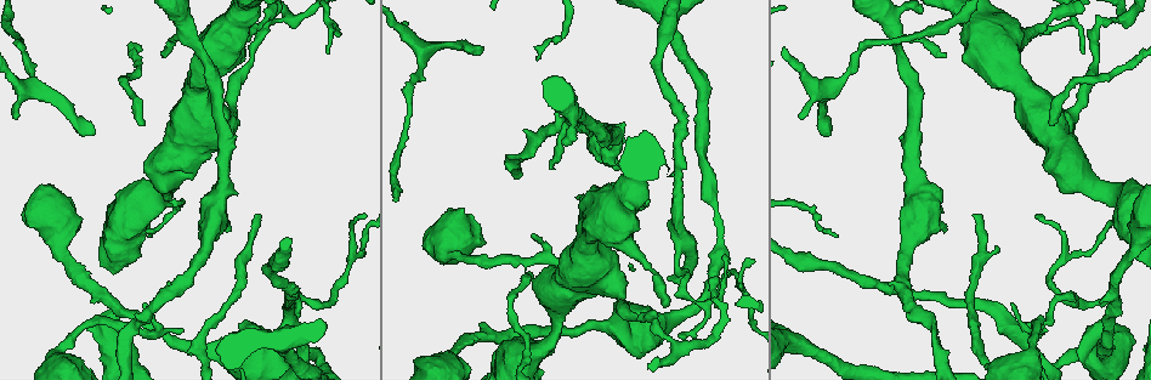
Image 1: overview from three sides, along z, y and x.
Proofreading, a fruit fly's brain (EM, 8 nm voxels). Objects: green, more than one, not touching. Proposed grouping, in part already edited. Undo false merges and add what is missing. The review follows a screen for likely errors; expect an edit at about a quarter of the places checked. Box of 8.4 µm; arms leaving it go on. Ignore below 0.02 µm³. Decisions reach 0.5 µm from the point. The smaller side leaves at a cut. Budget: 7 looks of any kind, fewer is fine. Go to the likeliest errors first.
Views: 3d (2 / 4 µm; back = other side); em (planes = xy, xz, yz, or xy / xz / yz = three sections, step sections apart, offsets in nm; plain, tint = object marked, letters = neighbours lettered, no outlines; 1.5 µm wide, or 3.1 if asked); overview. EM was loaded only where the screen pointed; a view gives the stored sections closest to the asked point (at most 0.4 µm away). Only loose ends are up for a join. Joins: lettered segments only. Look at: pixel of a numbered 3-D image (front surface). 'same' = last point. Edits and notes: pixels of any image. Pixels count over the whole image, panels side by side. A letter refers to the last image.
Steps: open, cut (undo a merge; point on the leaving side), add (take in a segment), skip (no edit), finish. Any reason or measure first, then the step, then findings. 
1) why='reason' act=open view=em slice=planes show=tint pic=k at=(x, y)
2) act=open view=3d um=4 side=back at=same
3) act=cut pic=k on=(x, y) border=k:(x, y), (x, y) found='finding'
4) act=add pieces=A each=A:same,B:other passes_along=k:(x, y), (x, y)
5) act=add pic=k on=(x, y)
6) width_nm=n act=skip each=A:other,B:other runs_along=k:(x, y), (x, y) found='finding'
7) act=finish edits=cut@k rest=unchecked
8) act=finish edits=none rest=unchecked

why='free end' act=open view=3d um=2 pic=1 at=(183, 330)

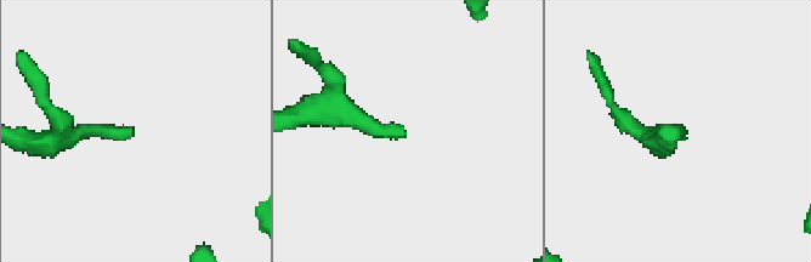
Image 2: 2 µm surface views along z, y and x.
why='now the EM' act=open view=em slice=planes show=letters pic=2 at=(129, 128)

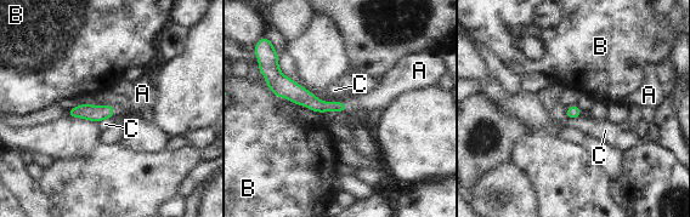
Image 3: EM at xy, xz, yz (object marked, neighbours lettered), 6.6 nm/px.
act=add pieces=A each=A:same,B:other,C:other passes_along=3:(94, 113), (113, 112), (142, 93) found='the neuron continues'

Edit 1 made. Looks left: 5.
why='redraw' act=open view=overview

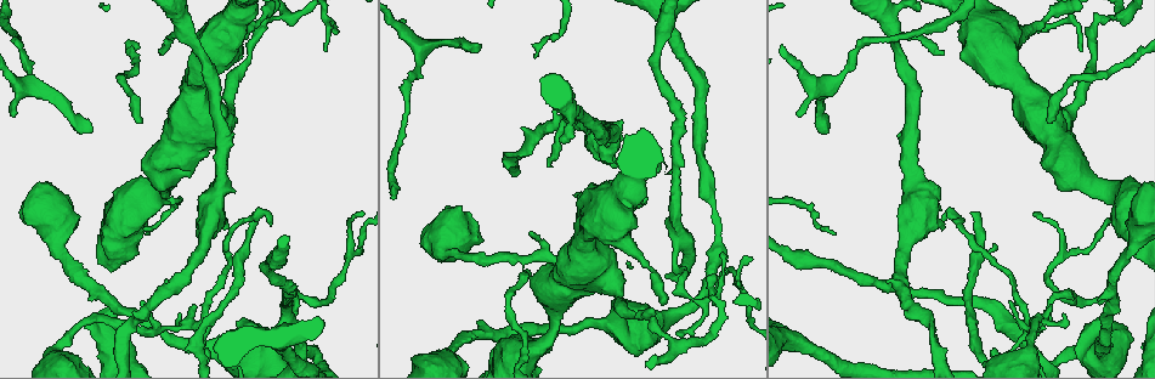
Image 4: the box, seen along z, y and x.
why='an open end' act=open view=em slice=yz step=4 show=letters pic=4 at=(548, 165)

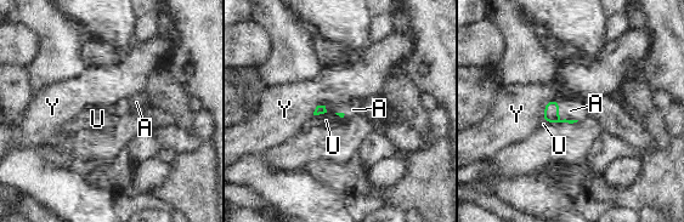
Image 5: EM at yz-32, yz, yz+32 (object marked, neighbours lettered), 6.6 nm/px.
act=open view=em slice=planes show=letters at=same

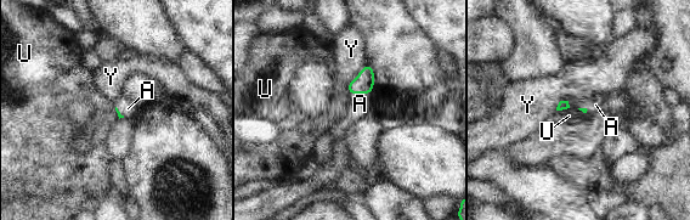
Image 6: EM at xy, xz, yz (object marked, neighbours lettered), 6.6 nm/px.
act=add pieces=A each=A:same,U:other,Y:other passes_along=6:(363, 83), (360, 92), (360, 103) found='the neuron continues'

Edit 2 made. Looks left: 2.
act=finish edits=add@3,add@6 rest=unchecked

